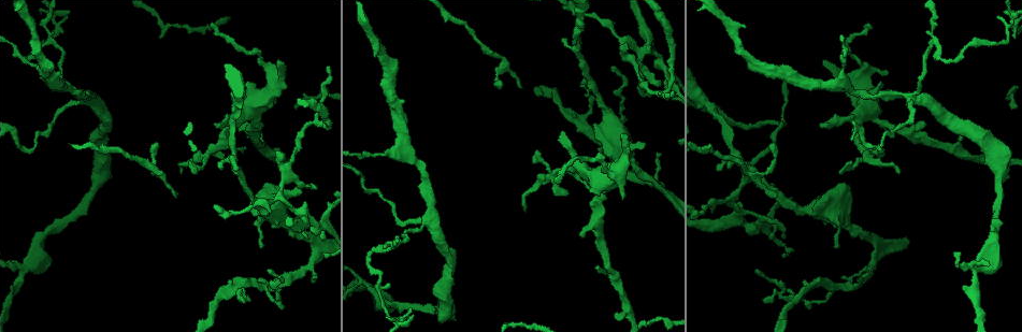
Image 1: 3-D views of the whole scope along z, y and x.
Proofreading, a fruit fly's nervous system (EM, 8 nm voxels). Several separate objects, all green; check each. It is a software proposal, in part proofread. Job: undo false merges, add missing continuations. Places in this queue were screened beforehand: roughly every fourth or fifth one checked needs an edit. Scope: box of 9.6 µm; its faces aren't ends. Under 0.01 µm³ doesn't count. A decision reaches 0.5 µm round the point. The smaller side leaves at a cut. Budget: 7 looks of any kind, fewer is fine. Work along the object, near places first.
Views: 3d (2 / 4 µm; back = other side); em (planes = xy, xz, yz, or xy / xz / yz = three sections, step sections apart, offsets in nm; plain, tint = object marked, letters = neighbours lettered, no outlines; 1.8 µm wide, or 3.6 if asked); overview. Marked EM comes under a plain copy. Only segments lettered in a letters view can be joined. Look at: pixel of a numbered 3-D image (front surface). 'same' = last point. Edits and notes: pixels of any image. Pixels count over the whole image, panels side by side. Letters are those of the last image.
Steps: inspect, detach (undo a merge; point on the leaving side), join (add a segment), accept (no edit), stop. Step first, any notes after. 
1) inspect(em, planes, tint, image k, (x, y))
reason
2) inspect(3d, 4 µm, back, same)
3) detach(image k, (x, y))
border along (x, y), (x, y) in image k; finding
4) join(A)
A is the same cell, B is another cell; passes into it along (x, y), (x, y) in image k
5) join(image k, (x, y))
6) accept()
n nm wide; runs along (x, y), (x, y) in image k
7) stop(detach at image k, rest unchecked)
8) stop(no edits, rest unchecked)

inspect(em, xy, step 4, letters, image 1, (912, 95))
four arms meet

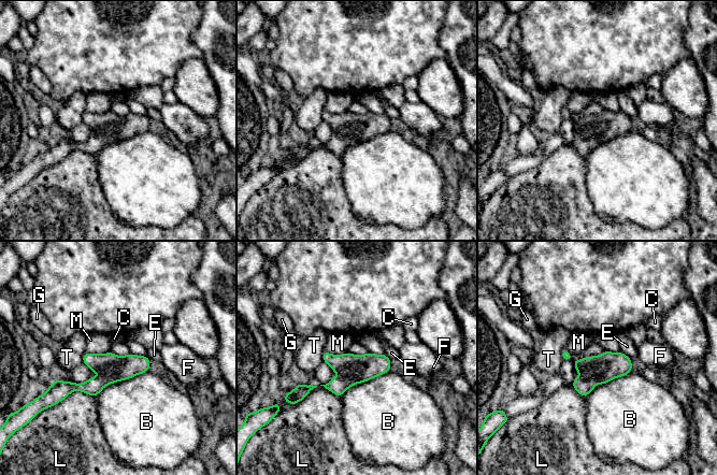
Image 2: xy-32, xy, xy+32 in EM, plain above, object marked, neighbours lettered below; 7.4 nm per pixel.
inspect(em, planes, letters, same)
another direction

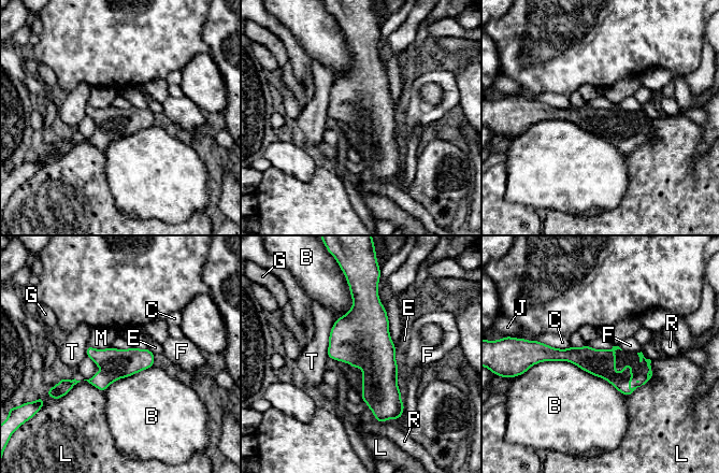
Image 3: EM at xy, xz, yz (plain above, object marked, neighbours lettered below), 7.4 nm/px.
accept()
B, C, E, F, G, J, L, M, R and T are other cells; border along (89, 344), (95, 348), (110, 347) in image 3; all the same neuron

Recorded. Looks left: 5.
inspect(em, planes, letters, image 1, (752, 173))
sharp bend

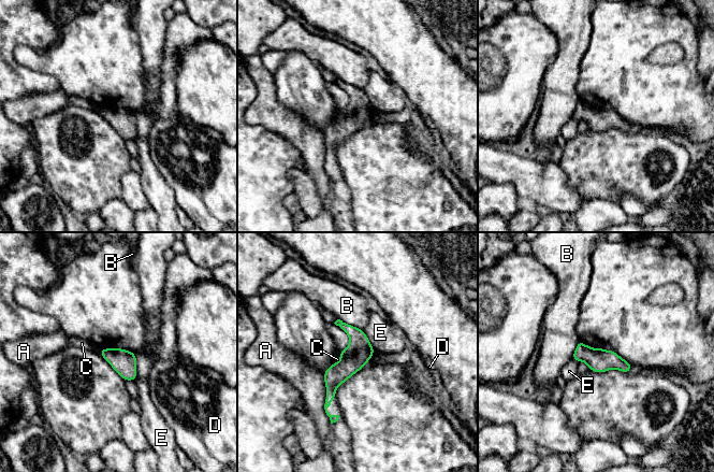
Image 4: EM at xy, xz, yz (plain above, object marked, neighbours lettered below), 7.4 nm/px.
accept()
A, B, C, D and E are other cells; one neuron here

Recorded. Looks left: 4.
inspect(em, 3.6 µm, xy, step 8, tint, image 1, (872, 107))

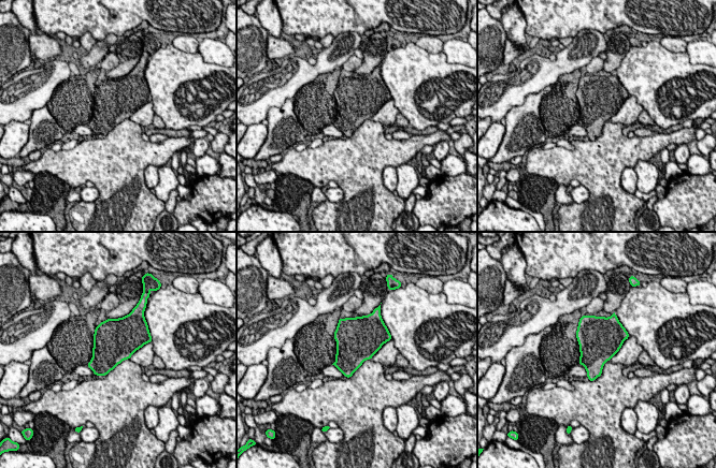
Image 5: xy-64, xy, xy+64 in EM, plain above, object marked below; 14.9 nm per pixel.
inspect(em, 3.6 µm, planes, letters, same)

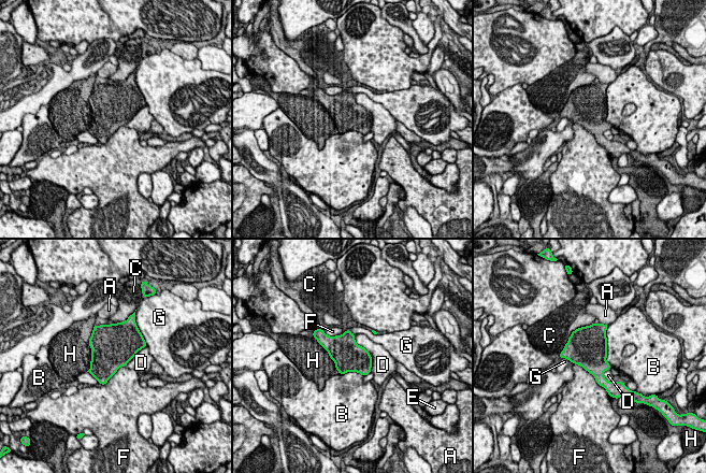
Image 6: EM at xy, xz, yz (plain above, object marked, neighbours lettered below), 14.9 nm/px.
accept()
480 nm wide; A, B, C, D, E, F, G and H are other cells; one neuron here

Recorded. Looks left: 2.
stop(no edits, rest unchecked)

